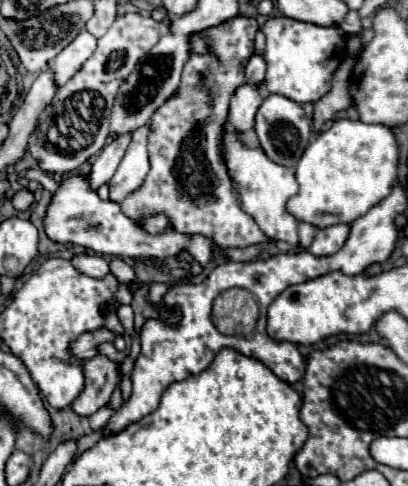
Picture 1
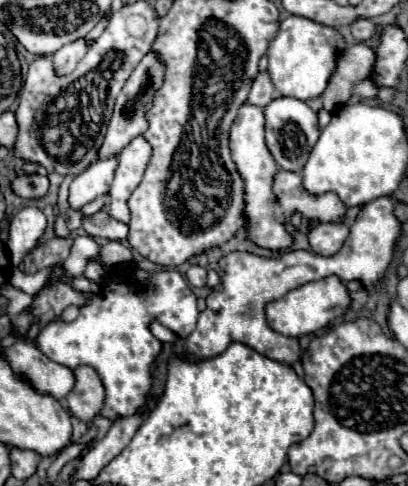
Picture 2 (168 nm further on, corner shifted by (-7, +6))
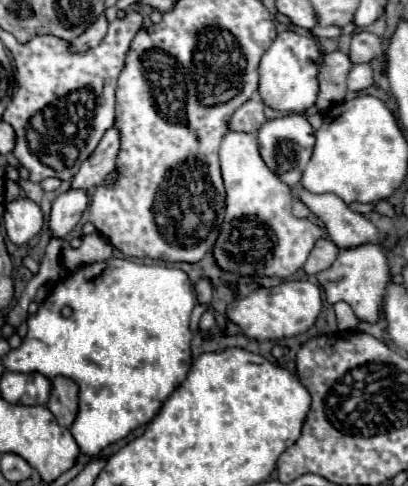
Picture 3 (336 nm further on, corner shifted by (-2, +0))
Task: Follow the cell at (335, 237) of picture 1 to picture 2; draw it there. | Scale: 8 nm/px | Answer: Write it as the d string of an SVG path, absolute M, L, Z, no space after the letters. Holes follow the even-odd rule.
M340 221L336 223L320 223L316 229L308 233L308 241L314 253L318 255L334 255L348 237L348 227Z

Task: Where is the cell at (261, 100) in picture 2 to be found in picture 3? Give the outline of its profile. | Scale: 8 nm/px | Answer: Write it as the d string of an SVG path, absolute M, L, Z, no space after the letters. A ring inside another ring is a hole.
M249 99L245 105L241 105L233 113L229 129L231 131L251 131L251 133L257 133L263 123L265 123L265 115L263 115L261 99Z

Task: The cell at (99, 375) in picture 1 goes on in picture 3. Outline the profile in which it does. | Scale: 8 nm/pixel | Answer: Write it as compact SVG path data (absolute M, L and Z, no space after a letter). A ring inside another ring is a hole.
M67 377L51 379L51 397L47 409L55 415L61 427L71 427L77 415L77 395L79 387Z

